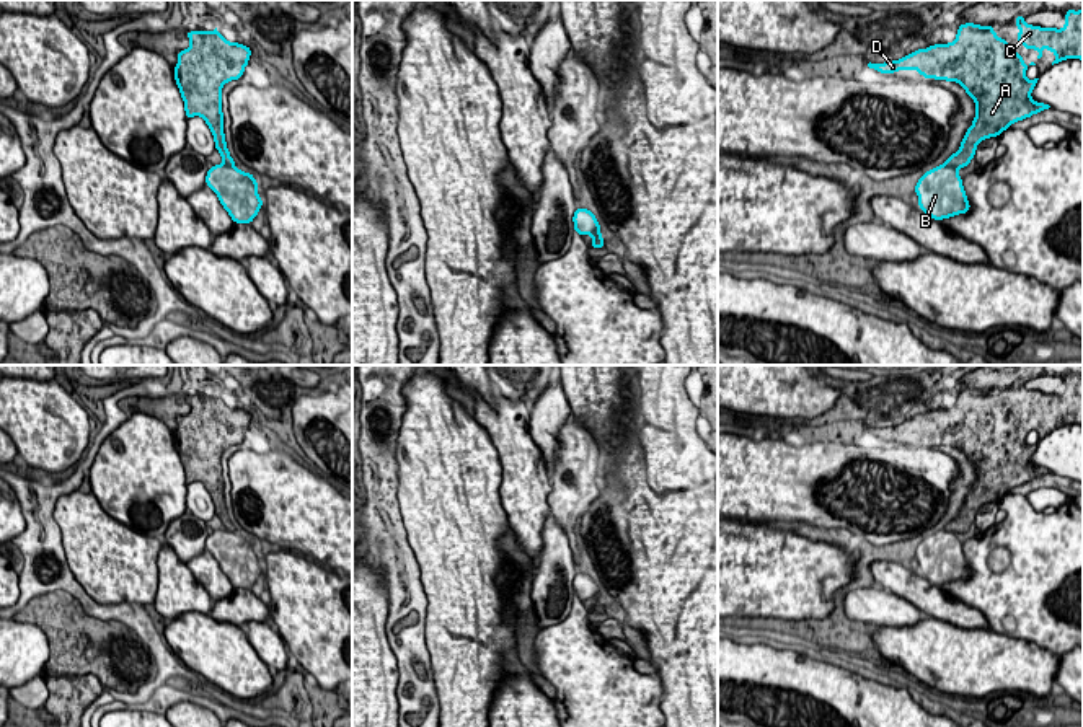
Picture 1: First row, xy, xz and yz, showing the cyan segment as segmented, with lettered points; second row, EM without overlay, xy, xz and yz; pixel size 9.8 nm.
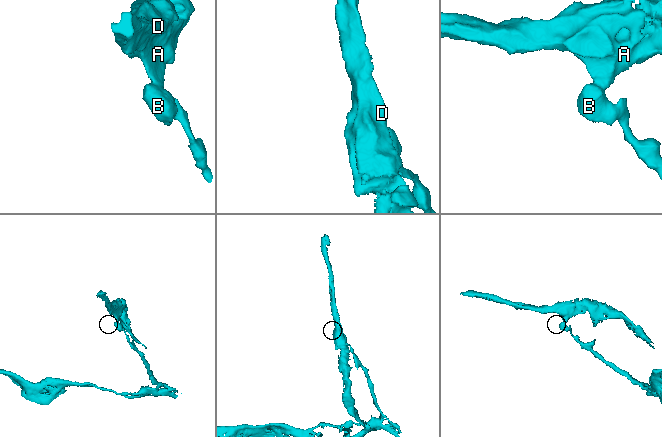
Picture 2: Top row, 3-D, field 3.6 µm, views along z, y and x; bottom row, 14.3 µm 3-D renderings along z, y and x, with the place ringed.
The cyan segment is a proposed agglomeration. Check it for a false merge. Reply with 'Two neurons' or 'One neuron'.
Two neurons

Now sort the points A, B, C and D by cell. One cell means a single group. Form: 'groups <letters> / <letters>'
groups A C D / B

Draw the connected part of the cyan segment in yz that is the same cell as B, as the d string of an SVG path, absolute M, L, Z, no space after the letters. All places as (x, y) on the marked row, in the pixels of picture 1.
M948 165L923 173L915 184L915 194L920 210L936 222L970 210L962 178L956 168Z

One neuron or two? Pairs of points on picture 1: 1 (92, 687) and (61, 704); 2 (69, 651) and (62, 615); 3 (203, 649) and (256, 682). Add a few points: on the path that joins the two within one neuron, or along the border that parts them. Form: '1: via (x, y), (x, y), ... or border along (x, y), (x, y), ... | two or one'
1: via (83, 690), (69, 698) | one
2: via (69, 643), (66, 623) | one
3: via (216, 651), (243, 674) | one

